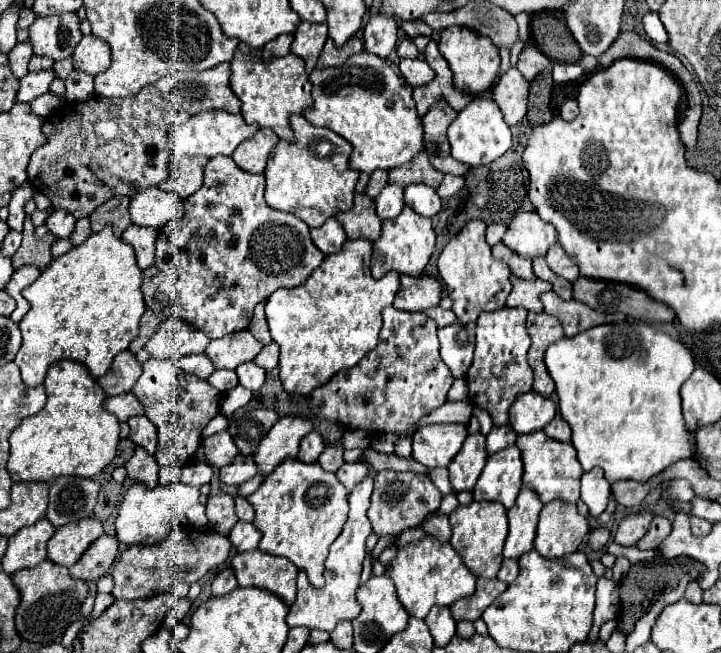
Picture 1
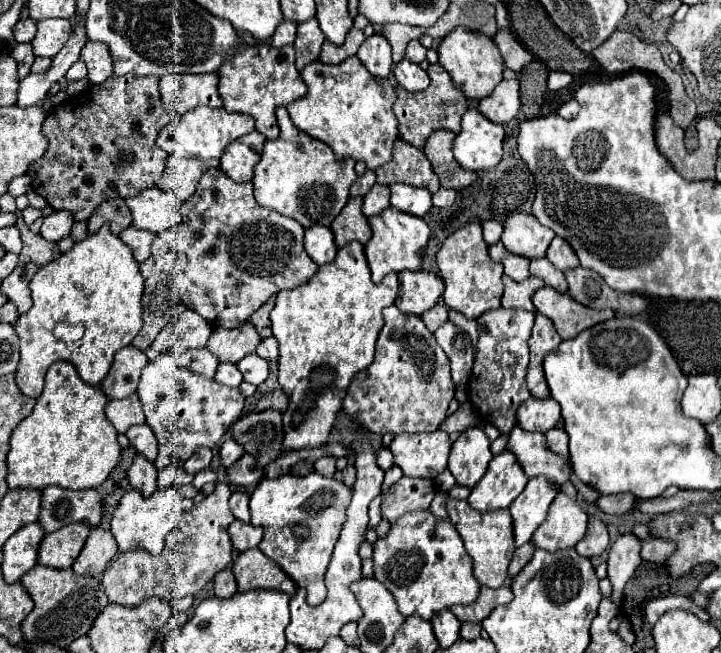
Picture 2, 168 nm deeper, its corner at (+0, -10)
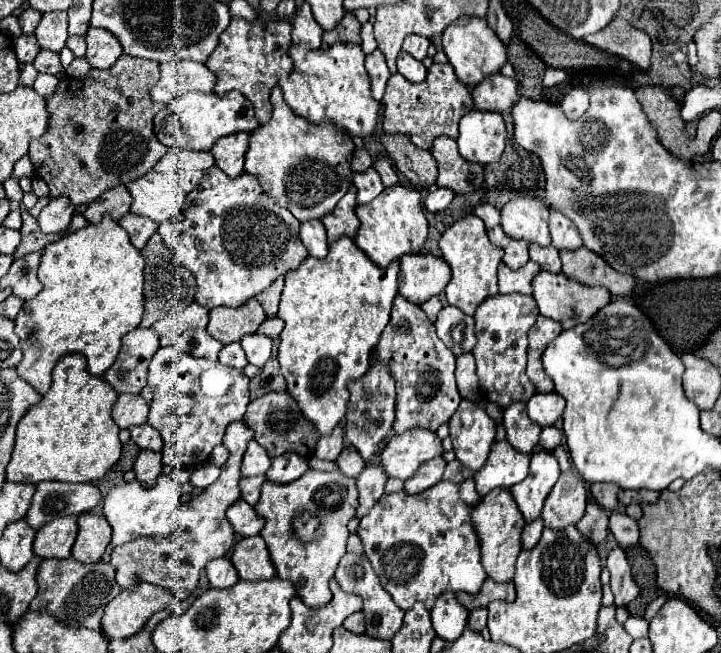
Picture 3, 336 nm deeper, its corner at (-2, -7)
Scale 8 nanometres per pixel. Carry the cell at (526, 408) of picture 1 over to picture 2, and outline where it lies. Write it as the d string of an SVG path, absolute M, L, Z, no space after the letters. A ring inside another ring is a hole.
M530 397L524 401L516 413L518 427L524 431L538 431L546 433L560 421L560 405L548 397L548 399L536 399Z

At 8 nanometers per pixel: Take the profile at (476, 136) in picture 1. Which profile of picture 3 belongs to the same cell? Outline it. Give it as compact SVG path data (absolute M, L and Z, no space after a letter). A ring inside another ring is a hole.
M472 110L462 116L456 142L460 156L468 162L498 162L506 144L506 124L498 112Z

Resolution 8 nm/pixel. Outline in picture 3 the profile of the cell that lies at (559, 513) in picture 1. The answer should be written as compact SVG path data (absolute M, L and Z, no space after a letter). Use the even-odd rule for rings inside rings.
M562 472L550 494L546 496L542 518L548 528L566 528L576 524L586 508L588 490L578 472Z

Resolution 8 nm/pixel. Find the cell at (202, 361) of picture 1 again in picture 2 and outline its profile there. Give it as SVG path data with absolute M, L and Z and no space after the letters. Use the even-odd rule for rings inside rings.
M206 347L186 351L184 355L180 355L176 359L176 363L180 367L188 367L188 371L196 371L196 375L204 375L204 377L212 377L218 367L218 359Z

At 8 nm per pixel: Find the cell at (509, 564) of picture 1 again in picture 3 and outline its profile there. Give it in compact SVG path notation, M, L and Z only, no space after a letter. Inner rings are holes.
M536 518L536 520L532 520L532 522L528 522L528 524L524 526L524 534L522 534L524 548L532 548L532 544L540 540L542 528L544 528L544 522L542 522L542 518Z

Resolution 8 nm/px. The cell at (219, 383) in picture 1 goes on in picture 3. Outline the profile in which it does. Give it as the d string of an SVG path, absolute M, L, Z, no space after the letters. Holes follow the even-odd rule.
M240 342L226 344L226 346L220 350L218 360L220 360L222 364L232 366L232 368L238 368L238 370L242 370L242 368L248 364L248 360L246 360L246 356L244 356L244 352L242 352Z

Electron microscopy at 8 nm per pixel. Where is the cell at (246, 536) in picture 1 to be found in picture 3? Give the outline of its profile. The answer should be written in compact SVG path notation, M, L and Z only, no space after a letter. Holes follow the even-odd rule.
M242 498L236 500L228 512L226 512L226 518L230 520L230 524L234 526L234 532L240 534L242 538L244 536L254 536L258 534L262 528L264 528L264 520L262 516L258 516L254 512L254 508L250 504L246 504Z

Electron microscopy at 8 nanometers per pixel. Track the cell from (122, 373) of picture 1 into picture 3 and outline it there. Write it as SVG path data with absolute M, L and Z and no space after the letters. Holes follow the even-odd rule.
M134 328L122 338L116 362L104 374L104 380L118 392L138 394L146 386L148 364L160 348L160 338L152 328Z

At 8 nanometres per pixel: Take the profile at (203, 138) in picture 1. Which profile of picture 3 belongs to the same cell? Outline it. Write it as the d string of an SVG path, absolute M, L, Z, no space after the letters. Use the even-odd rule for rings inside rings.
M188 92L186 96L176 96L154 116L154 134L168 148L182 146L190 150L210 150L218 138L236 132L252 132L258 126L254 106L240 92L228 92L224 96L214 92Z

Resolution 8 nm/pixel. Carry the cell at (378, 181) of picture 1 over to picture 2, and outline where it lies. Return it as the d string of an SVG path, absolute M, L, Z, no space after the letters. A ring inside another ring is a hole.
M366 171L364 177L358 177L358 181L350 187L350 195L352 197L364 197L372 189L374 183L376 183L376 173L374 171Z

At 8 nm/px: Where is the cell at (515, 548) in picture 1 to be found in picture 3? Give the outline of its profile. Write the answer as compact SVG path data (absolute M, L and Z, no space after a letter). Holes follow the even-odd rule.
M540 450L540 452L532 454L530 472L528 472L526 480L522 480L522 484L516 484L510 490L522 516L526 518L526 522L532 522L534 518L540 516L546 494L552 490L558 476L560 476L560 468L558 468L558 460L552 452Z

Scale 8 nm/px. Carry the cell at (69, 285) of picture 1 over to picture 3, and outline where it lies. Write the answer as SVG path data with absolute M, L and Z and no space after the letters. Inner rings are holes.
M102 216L98 224L88 224L76 232L64 234L60 240L46 244L38 280L42 282L42 292L32 300L24 302L24 308L16 316L16 334L22 346L22 360L16 372L22 380L34 384L34 388L44 394L52 384L52 368L64 354L80 352L88 358L88 370L92 376L102 376L118 356L120 340L124 334L134 330L144 312L144 258L130 244L124 228L110 216Z

